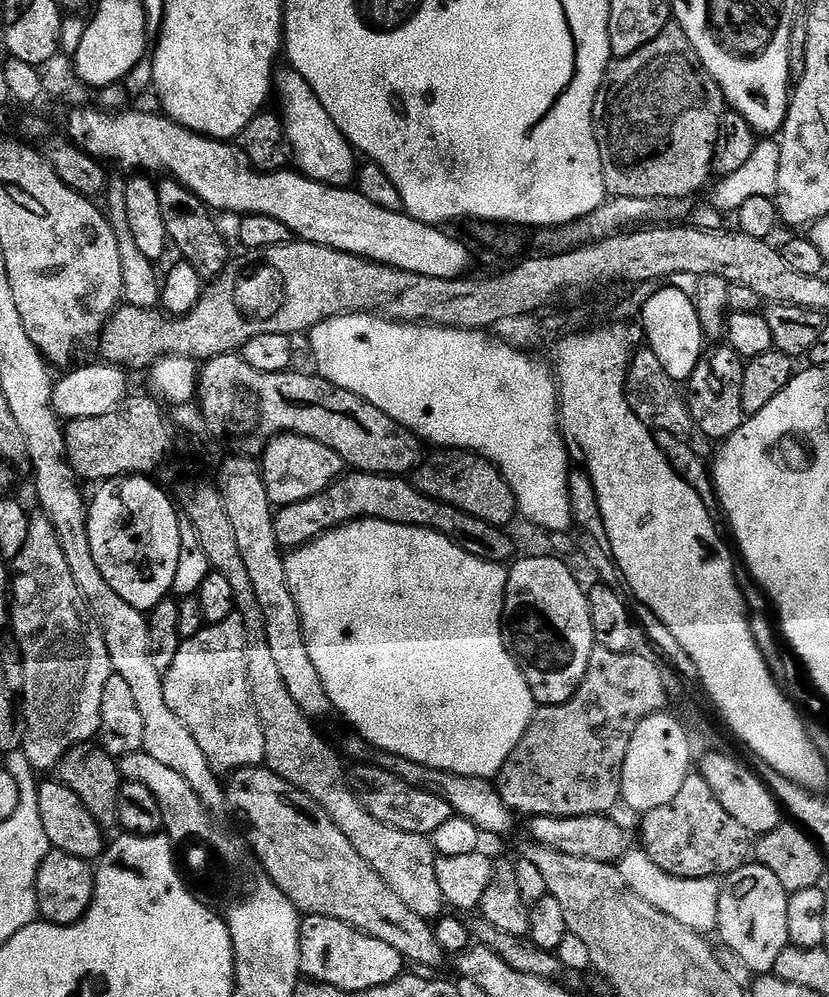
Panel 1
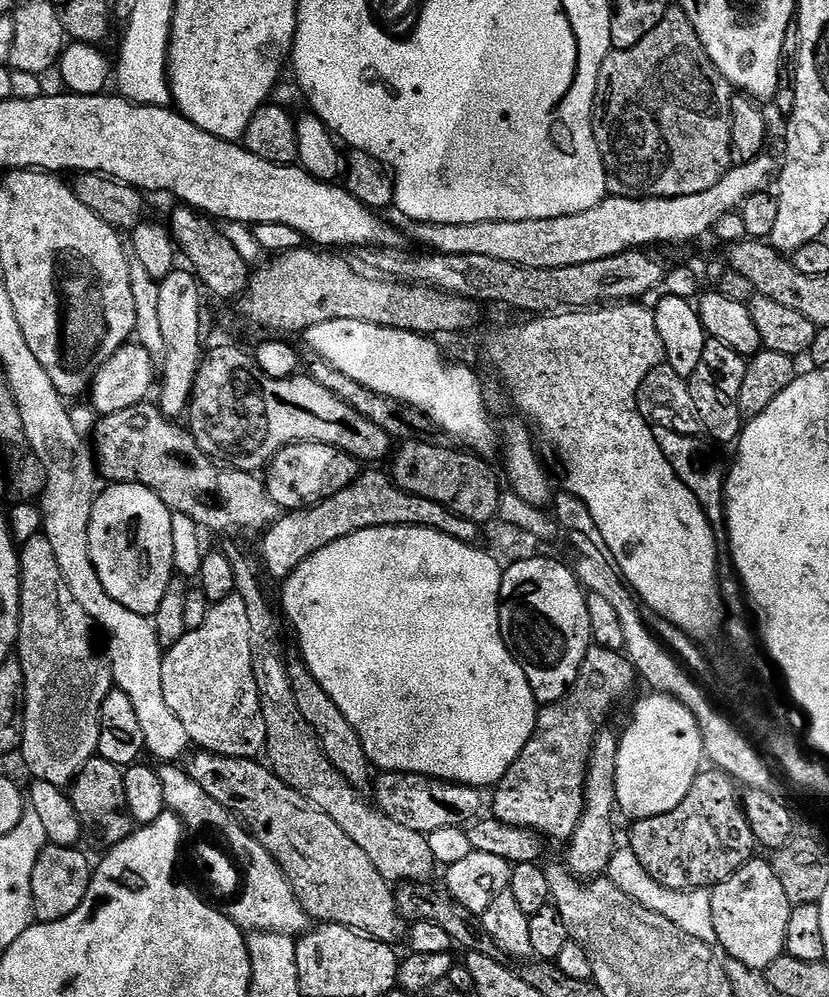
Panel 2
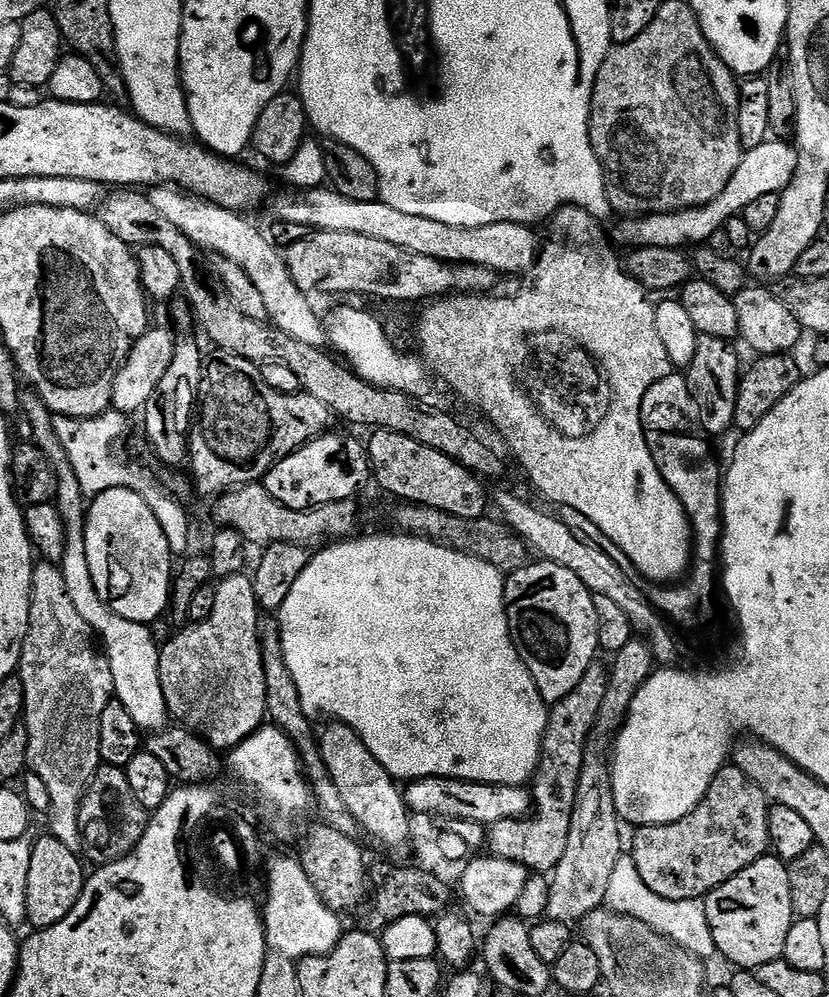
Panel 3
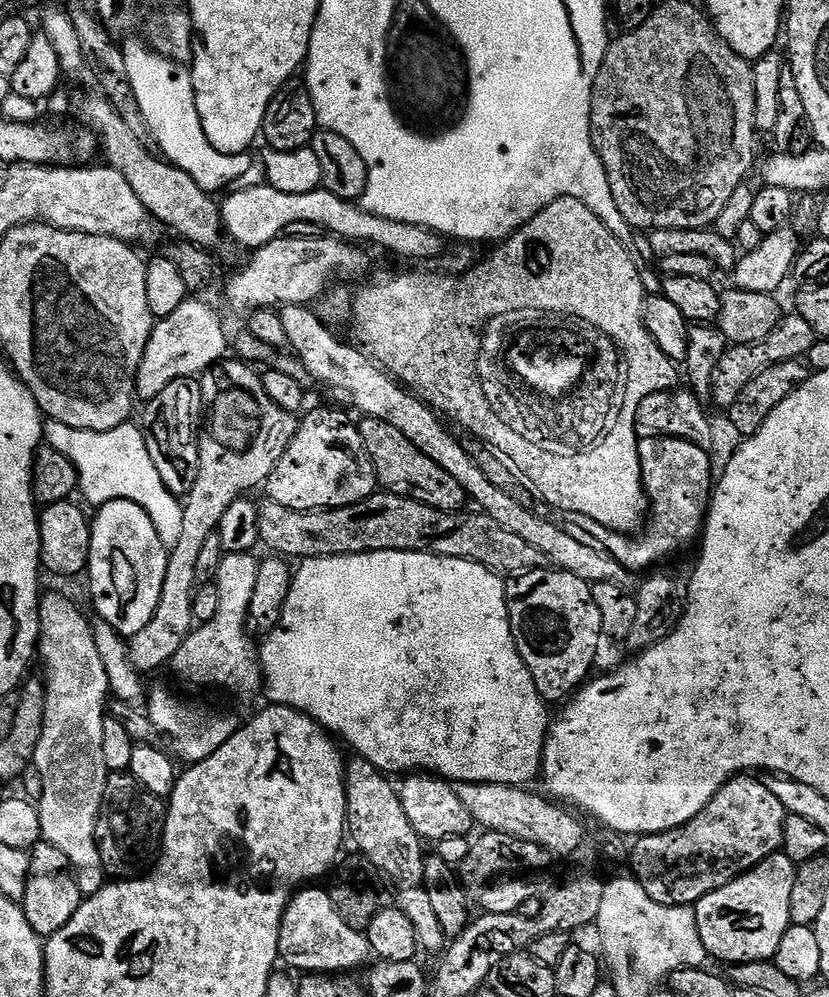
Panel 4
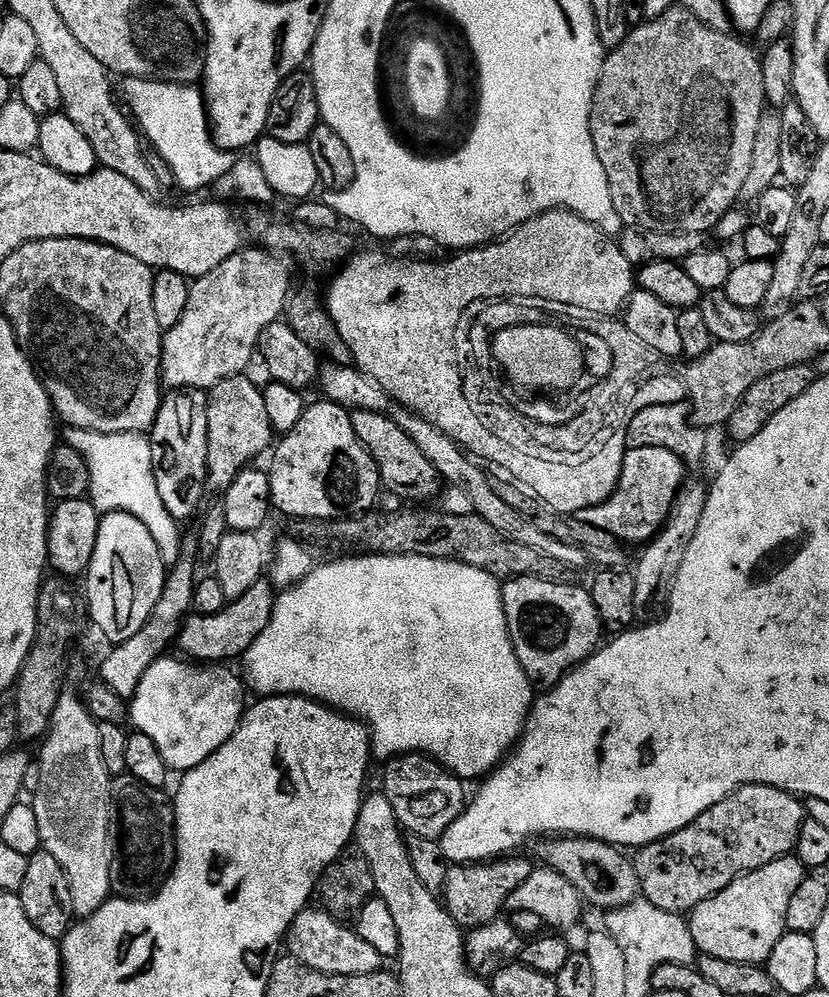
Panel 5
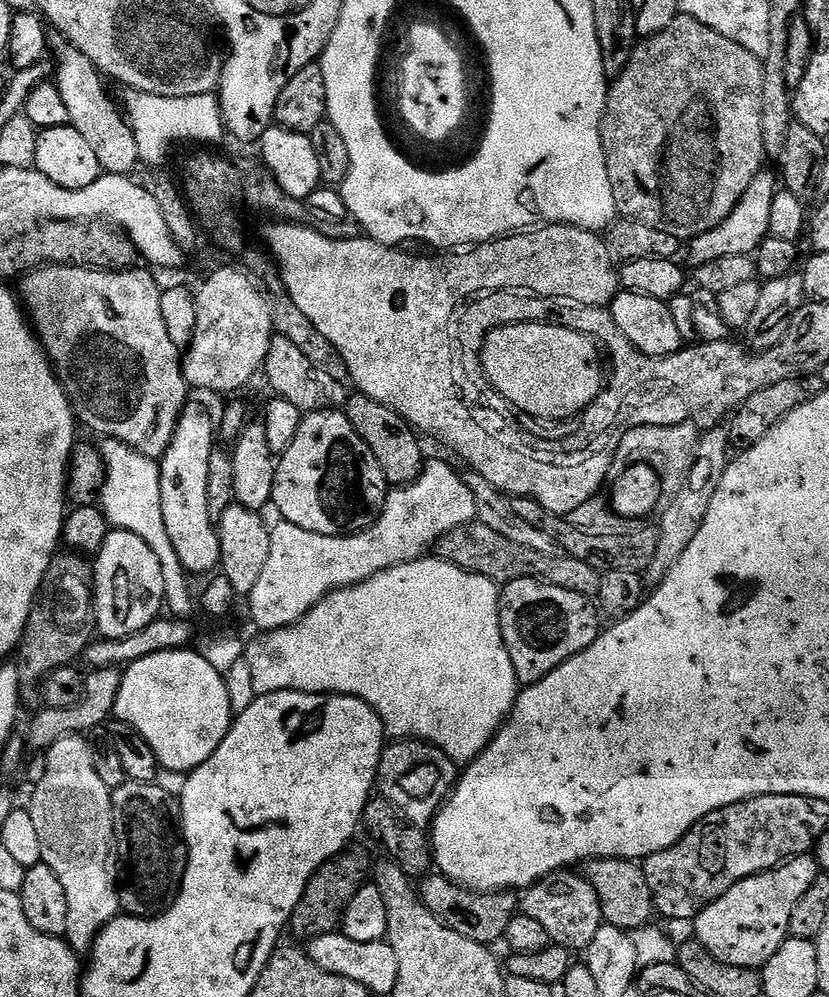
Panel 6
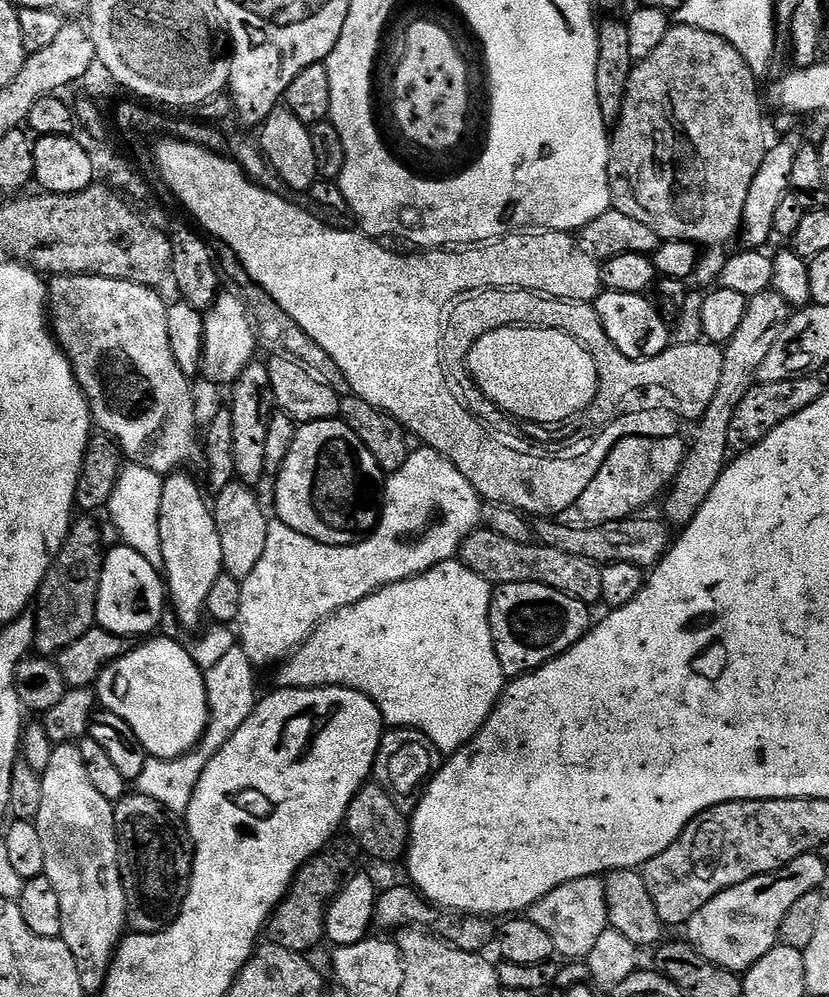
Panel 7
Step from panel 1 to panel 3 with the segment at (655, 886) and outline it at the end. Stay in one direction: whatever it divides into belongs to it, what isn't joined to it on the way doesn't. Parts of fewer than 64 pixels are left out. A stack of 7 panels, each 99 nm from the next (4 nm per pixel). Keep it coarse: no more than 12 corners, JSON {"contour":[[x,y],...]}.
{"contour":[[621,854],[606,904],[692,953],[717,955],[703,899],[658,898]]}

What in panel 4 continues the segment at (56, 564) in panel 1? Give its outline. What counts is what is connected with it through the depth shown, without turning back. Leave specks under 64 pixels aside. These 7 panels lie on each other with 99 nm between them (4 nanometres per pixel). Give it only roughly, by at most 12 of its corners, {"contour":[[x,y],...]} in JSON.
{"contour":[[38,600],[42,840],[81,897],[106,883],[96,827],[110,689],[93,625]]}

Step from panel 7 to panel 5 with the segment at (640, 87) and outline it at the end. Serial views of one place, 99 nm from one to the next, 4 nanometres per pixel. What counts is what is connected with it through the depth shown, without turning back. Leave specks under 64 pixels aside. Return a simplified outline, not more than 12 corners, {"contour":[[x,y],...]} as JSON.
{"contour":[[675,6],[604,57],[590,134],[629,228],[708,234],[762,56]]}

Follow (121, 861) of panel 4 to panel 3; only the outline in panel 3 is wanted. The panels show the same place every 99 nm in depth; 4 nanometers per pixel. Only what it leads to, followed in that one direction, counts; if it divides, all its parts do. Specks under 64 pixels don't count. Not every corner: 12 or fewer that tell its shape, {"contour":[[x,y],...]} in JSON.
{"contour":[[101,763],[80,803],[93,865],[129,856],[150,813]]}

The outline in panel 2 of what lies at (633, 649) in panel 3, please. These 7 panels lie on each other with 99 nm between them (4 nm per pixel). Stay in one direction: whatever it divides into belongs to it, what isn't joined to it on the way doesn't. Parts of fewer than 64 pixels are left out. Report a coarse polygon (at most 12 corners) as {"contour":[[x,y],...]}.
{"contour":[[620,736],[594,740],[566,867],[600,878],[616,852]]}

